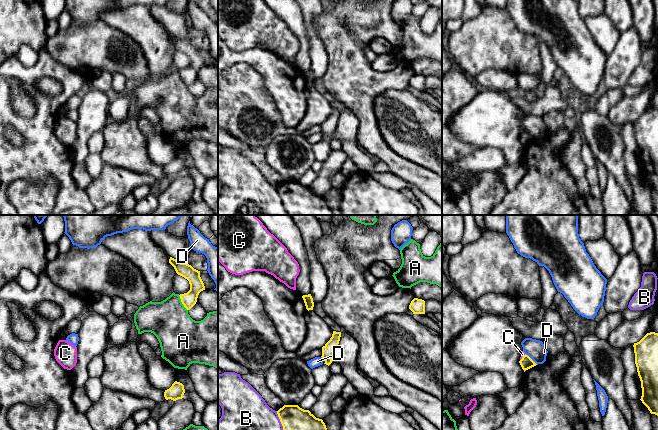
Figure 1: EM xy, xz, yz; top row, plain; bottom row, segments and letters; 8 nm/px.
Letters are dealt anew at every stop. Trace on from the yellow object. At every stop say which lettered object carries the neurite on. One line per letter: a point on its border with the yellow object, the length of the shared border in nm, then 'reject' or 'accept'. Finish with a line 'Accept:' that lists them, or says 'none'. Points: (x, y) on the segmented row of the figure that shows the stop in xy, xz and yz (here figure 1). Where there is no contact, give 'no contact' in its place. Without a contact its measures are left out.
A: xy (182, 303) | 150 nm | reject
B: xz (280, 420) | 160 nm | reject
C: yz (522, 357) | 70 nm | reject
D: yz (530, 358) | 140 nm | reject
Accept: none

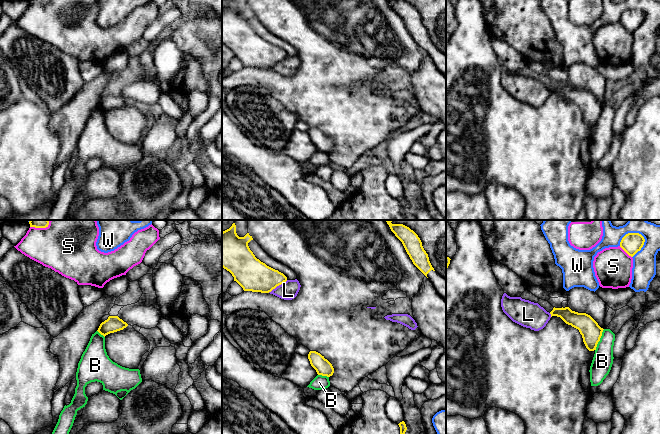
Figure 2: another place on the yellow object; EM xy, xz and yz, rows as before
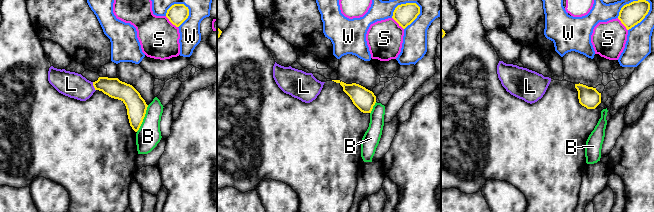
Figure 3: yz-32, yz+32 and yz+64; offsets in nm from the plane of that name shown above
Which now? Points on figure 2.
B: yz (599, 340) | 190 nm | reject
L: xz (277, 285) | 190 nm | reject
S: yz (625, 251) | 140 nm | reject
W: yz (643, 244) | 220 nm | reject
Accept: none

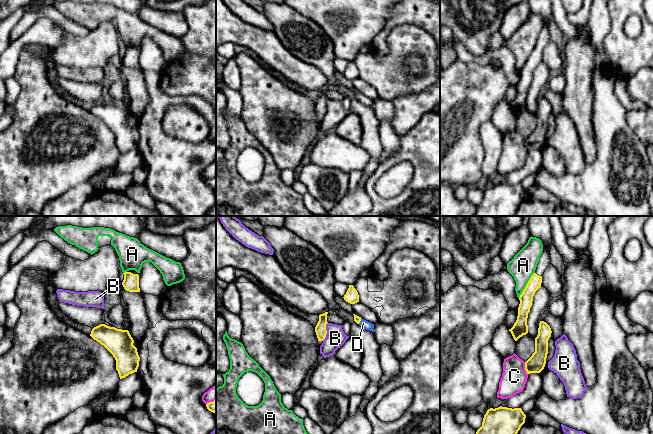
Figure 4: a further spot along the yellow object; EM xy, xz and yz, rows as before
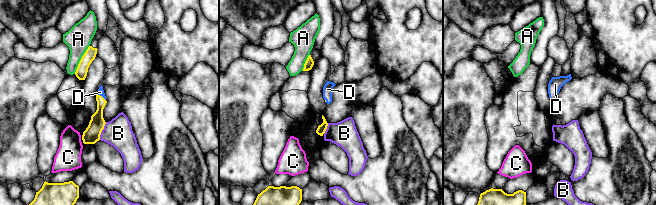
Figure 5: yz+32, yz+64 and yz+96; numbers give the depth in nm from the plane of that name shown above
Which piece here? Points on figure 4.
A: yz (526, 285) | 240 nm | reject
B: xz (326, 331) | 160 nm | reject
C: yz (525, 368) | 110 nm | reject
D: xz (360, 320) | 50 nm | accept
Accept: D

